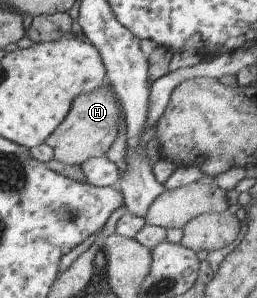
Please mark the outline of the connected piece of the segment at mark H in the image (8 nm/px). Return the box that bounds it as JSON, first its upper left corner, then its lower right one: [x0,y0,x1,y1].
[44,81,123,164]

